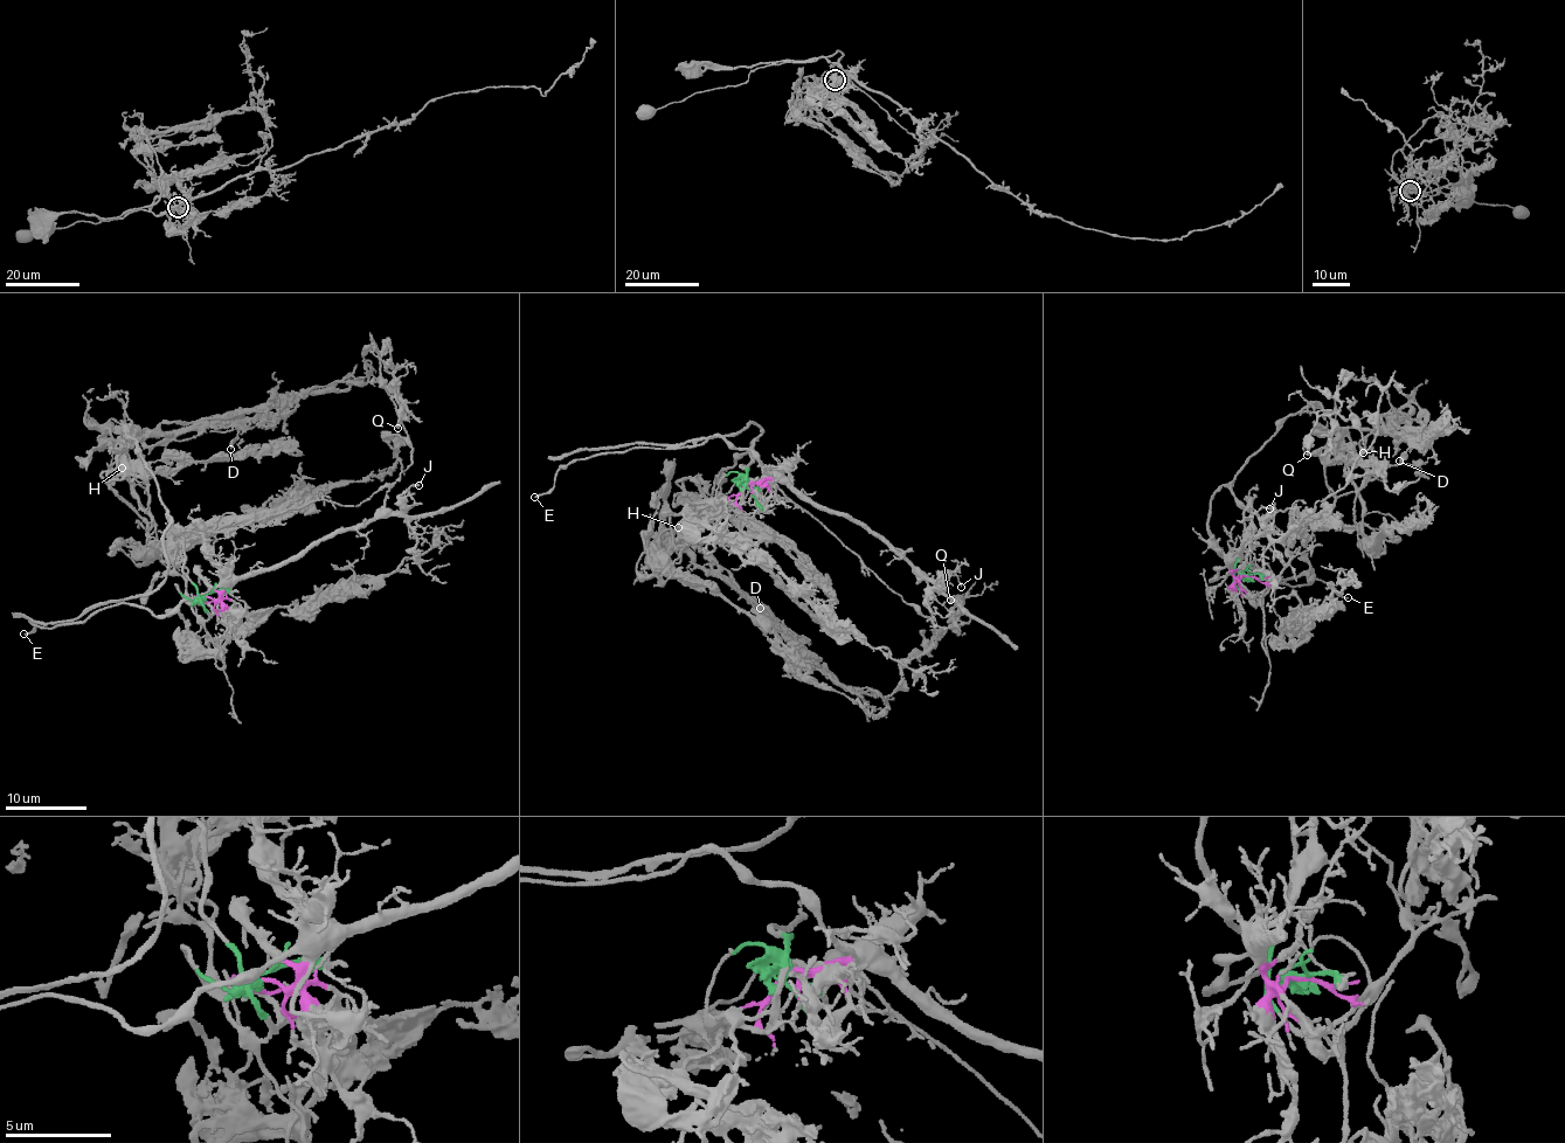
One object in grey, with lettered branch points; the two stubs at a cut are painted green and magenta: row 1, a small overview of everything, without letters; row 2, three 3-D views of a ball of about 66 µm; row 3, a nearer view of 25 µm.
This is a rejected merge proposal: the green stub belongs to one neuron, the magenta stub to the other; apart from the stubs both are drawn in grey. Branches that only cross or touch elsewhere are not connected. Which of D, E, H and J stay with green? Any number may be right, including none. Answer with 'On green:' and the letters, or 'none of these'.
On green: D, H

